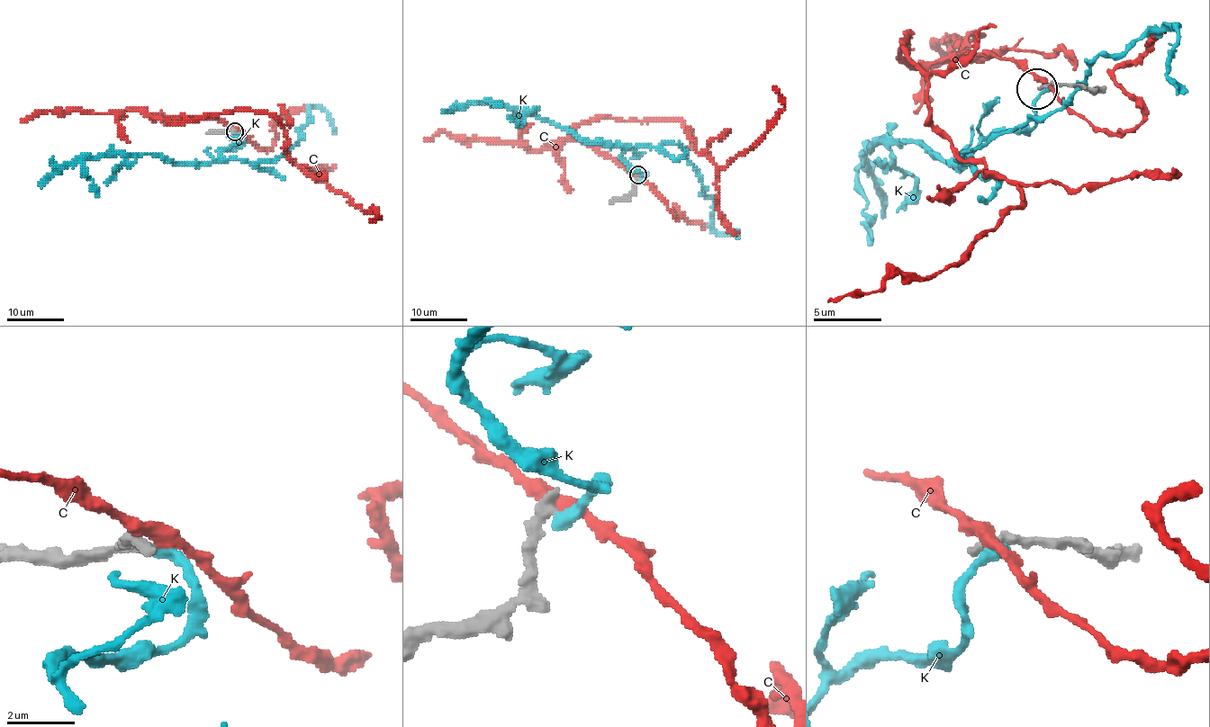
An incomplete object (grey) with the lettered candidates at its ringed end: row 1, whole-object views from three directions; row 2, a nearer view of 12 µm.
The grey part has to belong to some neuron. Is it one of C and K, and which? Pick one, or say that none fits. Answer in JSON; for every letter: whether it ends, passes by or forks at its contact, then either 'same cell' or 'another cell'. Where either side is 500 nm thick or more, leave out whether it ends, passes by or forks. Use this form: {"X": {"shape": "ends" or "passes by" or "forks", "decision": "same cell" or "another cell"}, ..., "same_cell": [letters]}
{"C": {"shape": "passes by", "decision": "another cell"}, "K": {"shape": "ends", "decision": "another cell"}, "same_cell": []}

